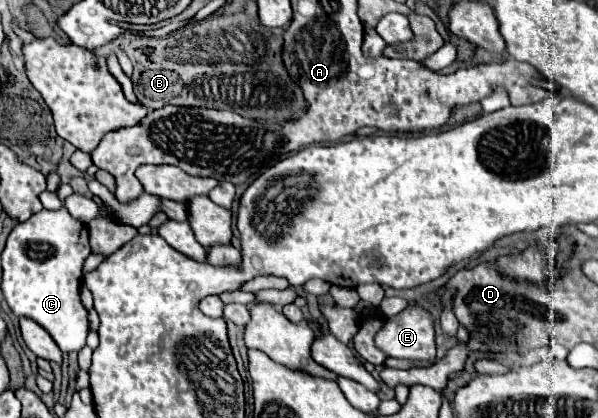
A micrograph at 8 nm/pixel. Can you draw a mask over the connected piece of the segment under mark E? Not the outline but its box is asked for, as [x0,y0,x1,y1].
[376,306,436,360]

